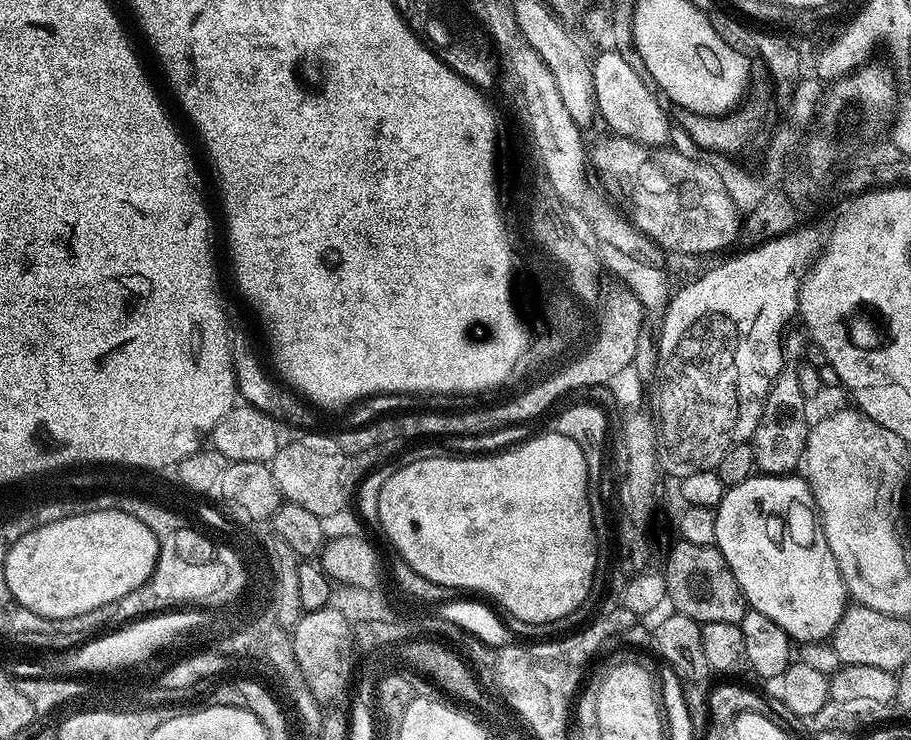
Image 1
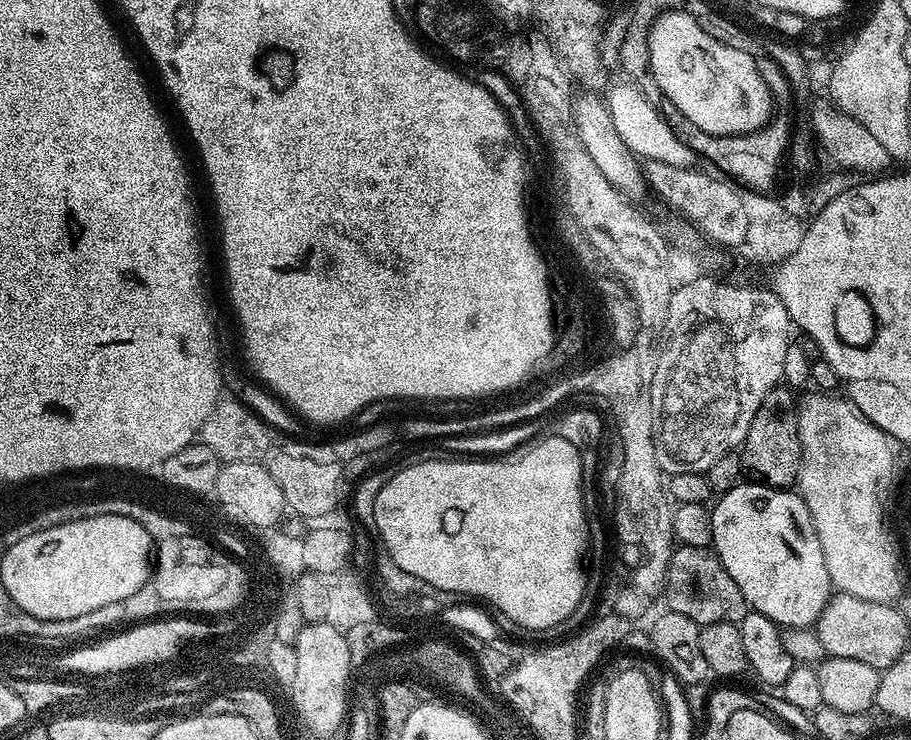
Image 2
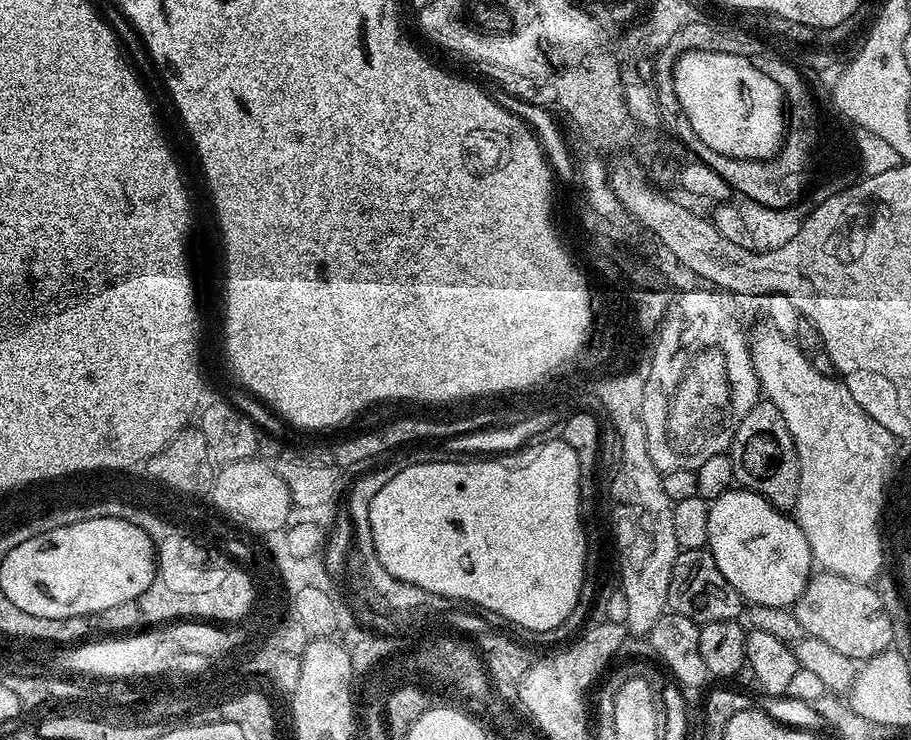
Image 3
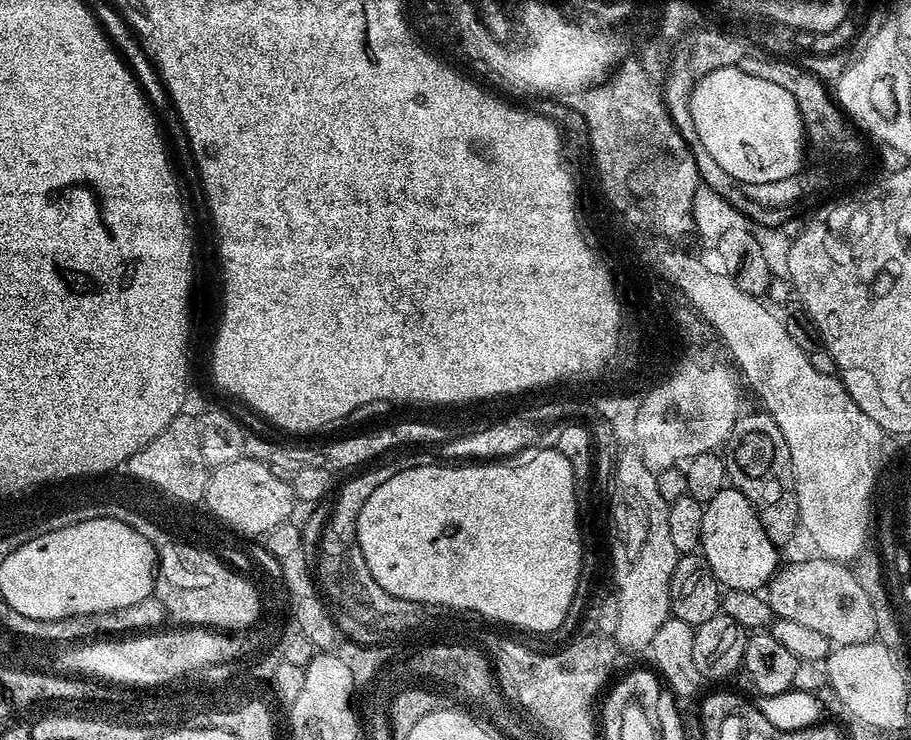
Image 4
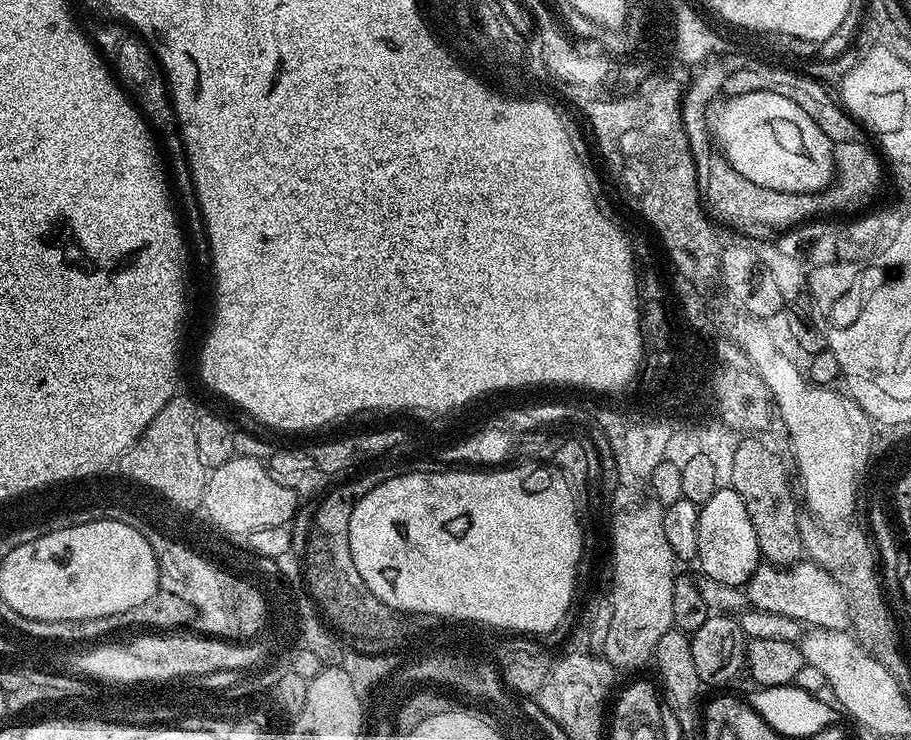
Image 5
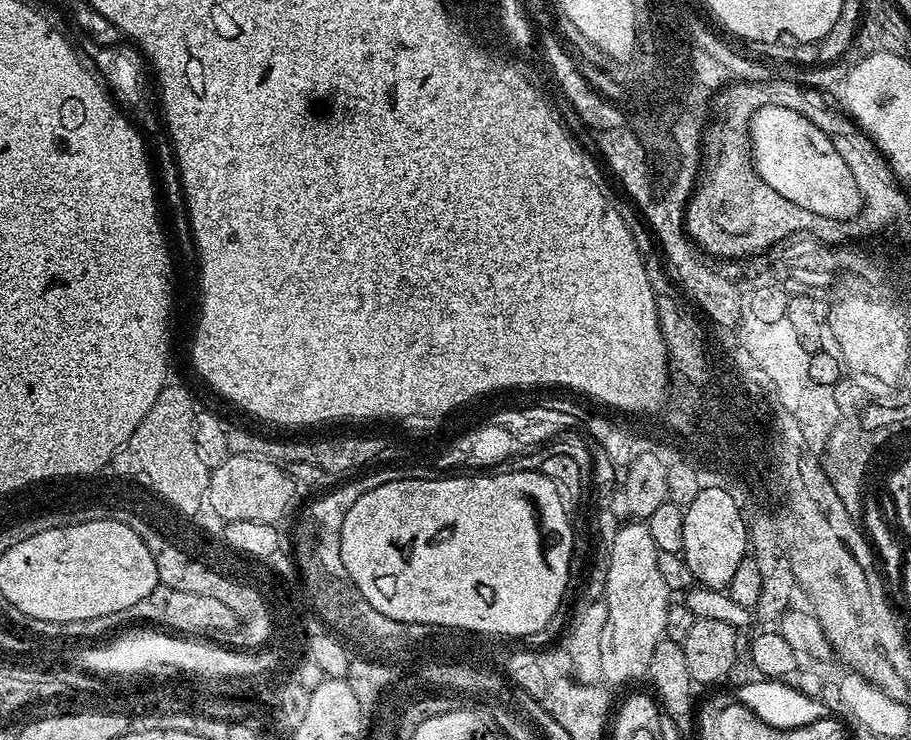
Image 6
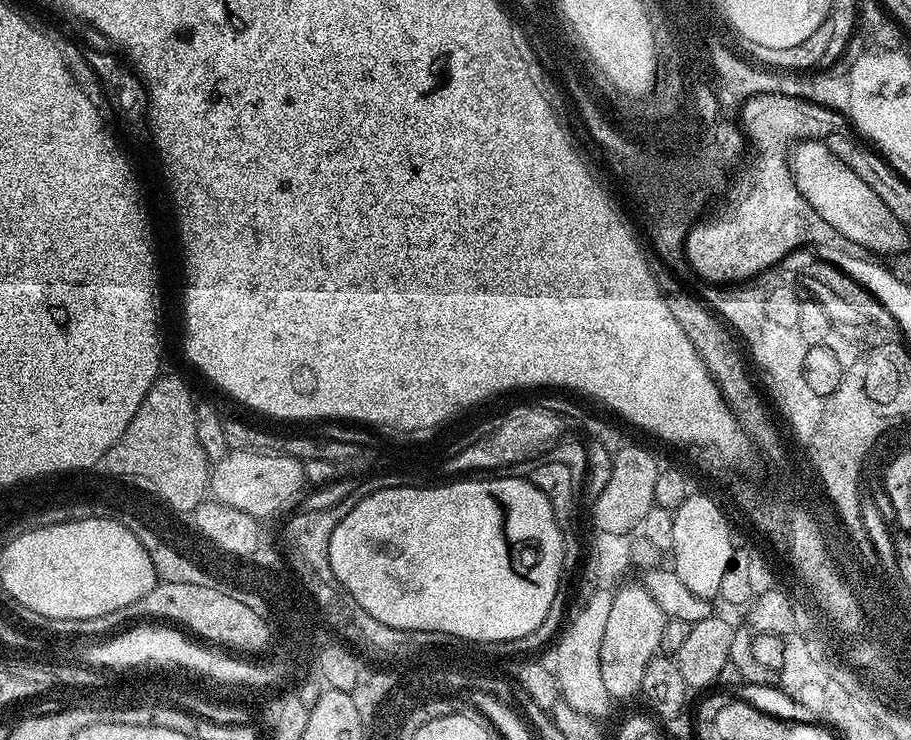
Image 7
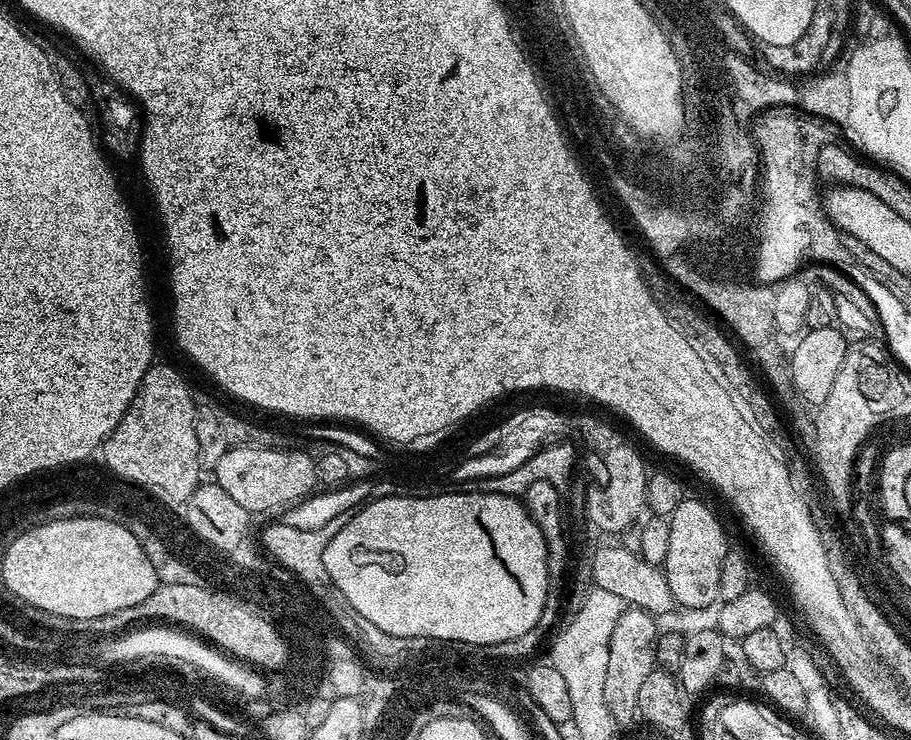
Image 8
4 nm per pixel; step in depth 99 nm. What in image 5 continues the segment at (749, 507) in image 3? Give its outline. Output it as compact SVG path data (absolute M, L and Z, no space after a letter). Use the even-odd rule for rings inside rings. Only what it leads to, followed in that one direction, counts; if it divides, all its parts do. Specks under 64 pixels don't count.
M731 486L717 487L716 493L700 505L696 560L703 575L736 588L747 584L750 574L754 574L756 567L762 563L754 526L743 505L743 498Z

